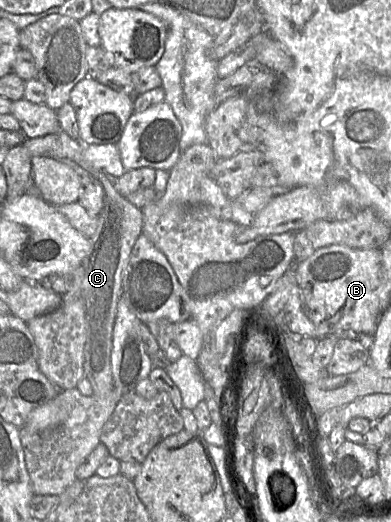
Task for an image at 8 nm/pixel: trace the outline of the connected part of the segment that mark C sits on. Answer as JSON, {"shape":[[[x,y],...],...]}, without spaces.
{"shape":[[[60,130],[57,132],[62,147],[62,159],[59,160],[70,166],[80,177],[89,177],[92,182],[98,185],[103,192],[103,209],[98,216],[98,227],[90,238],[91,251],[74,271],[72,276],[50,275],[39,283],[46,288],[61,295],[63,301],[81,301],[85,310],[86,342],[84,347],[84,373],[93,387],[93,393],[97,396],[106,395],[114,389],[114,379],[111,368],[111,351],[113,327],[117,314],[118,301],[123,294],[122,274],[128,263],[132,248],[142,233],[143,213],[142,210],[133,205],[126,197],[120,195],[115,187],[116,179],[111,179],[100,170],[92,167],[83,157],[83,146],[79,140],[71,138],[67,133]]]}

